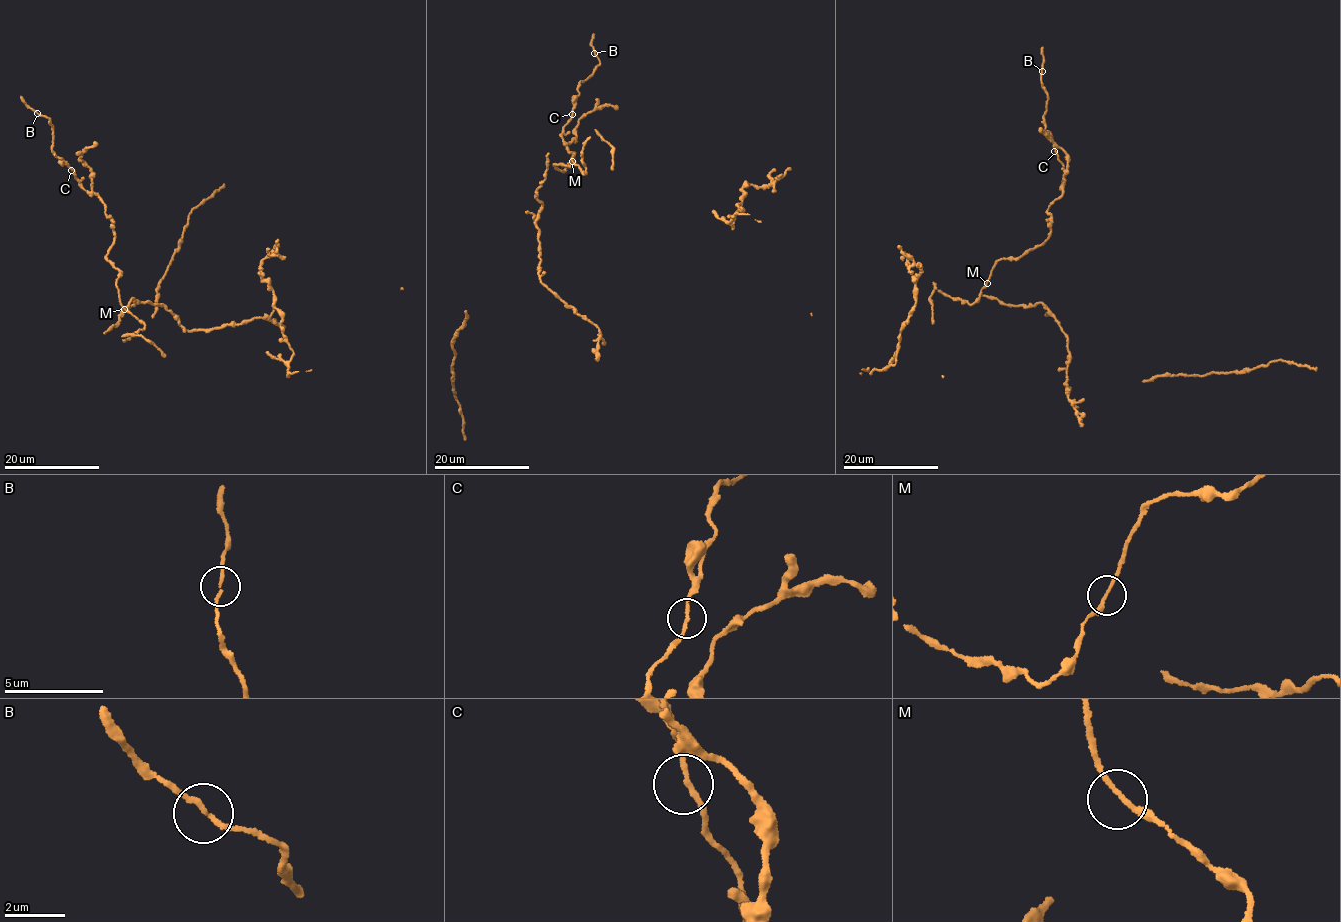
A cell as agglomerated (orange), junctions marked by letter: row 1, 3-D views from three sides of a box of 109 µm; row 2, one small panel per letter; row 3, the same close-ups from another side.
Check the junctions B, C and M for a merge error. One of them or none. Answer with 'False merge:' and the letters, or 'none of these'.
False merge: none of these

